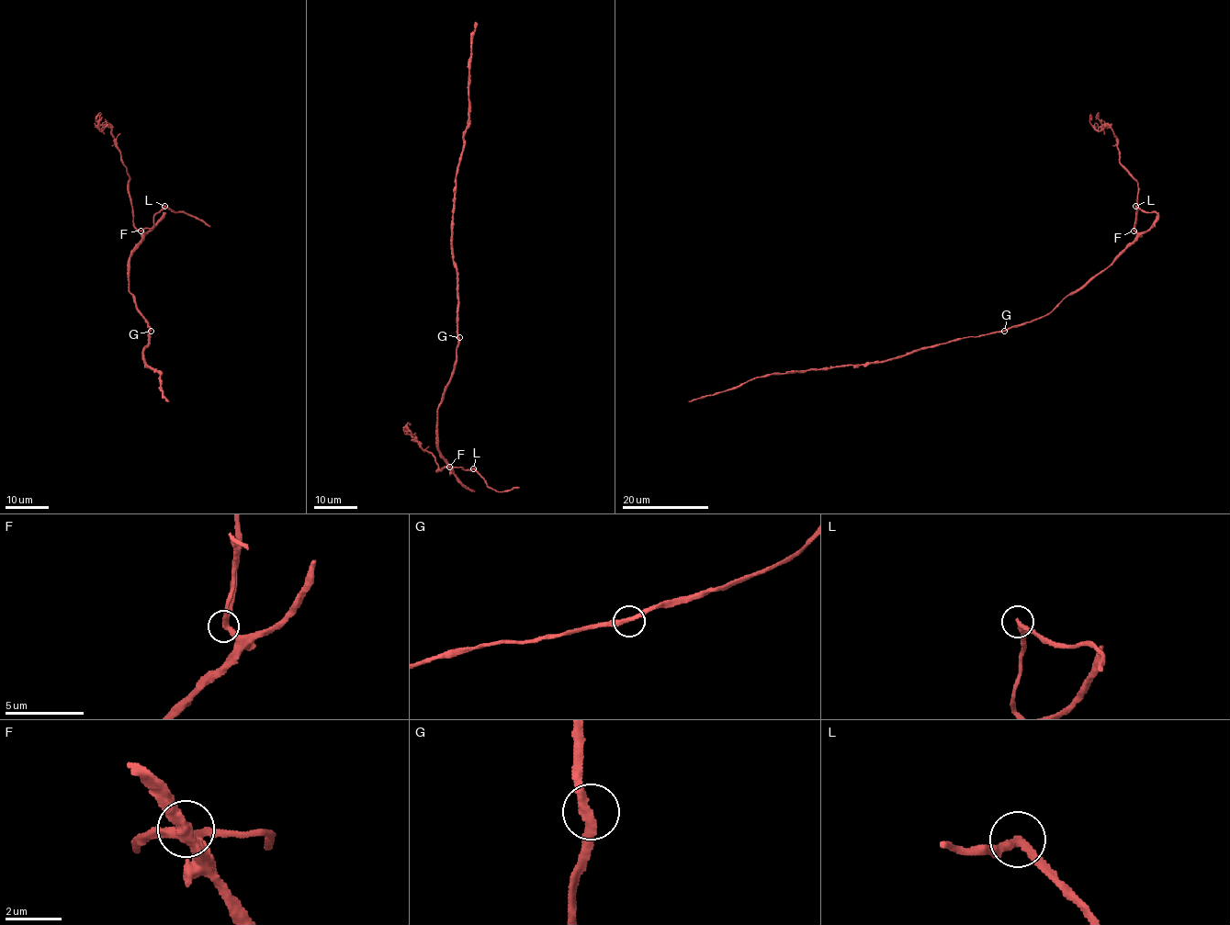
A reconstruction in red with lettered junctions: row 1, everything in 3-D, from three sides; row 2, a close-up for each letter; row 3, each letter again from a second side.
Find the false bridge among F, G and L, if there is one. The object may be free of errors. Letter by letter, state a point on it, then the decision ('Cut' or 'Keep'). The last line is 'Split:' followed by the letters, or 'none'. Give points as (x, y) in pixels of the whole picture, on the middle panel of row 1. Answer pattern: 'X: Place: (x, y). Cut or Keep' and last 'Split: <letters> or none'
F: Place: (449, 467). Keep
G: Place: (459, 337). Keep
L: Place: (473, 468). Cut
Split: L

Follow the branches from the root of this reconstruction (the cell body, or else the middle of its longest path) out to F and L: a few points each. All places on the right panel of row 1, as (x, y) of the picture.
F: (1005, 330), (1047, 315), (1068, 295), (1082, 288), (1134, 239), (1136, 233), (1134, 231)
L: (1005, 330), (1047, 315), (1064, 298), (1082, 288), (1101, 273), (1136, 236), (1135, 206)

